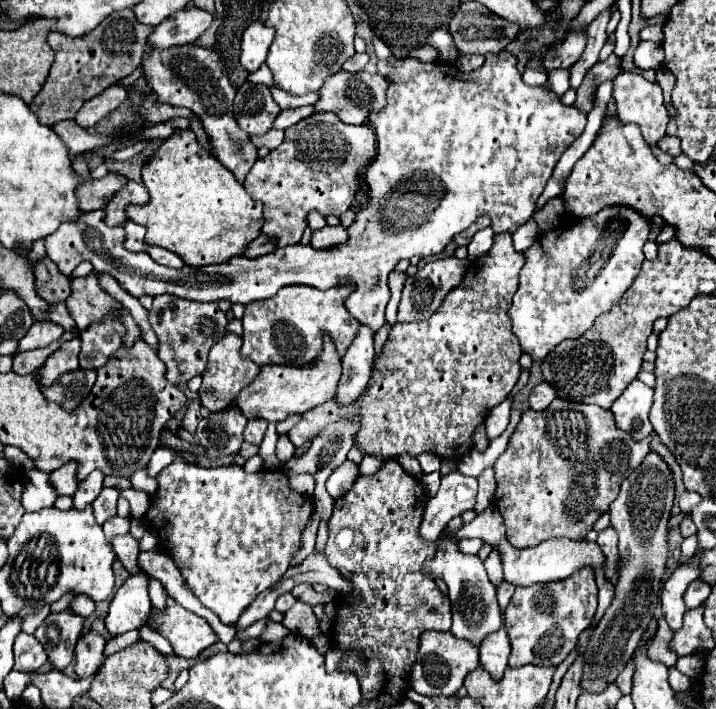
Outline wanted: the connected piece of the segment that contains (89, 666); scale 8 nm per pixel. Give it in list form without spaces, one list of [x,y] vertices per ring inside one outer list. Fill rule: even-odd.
[[[97,632],[83,634],[75,648],[75,674],[77,678],[91,678],[103,664],[105,638]]]

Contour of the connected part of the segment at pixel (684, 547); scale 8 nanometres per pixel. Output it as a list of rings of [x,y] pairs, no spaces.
[[[697,533],[683,540],[683,543],[681,545],[681,557],[678,561],[678,565],[685,564],[685,562],[689,561],[689,559],[694,555],[697,549],[697,543],[698,543]]]

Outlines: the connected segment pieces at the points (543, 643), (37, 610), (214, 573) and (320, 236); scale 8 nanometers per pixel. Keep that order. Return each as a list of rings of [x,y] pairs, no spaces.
[[[585,570],[577,572],[569,580],[553,584],[537,584],[529,588],[517,588],[509,606],[505,608],[505,622],[509,622],[511,656],[509,666],[541,664],[557,666],[577,644],[577,636],[591,624],[597,610],[597,584],[595,574]]]
[[[45,604],[45,606],[29,606],[27,610],[21,610],[19,616],[23,616],[23,630],[27,634],[33,634],[35,628],[51,614],[51,608]]]
[[[177,454],[177,458],[157,474],[157,490],[143,522],[145,530],[157,538],[157,548],[177,564],[185,584],[199,602],[213,610],[223,624],[235,624],[257,594],[271,588],[285,574],[291,558],[301,548],[301,532],[305,530],[311,512],[313,502],[291,490],[289,478],[283,470],[247,474],[243,466],[237,464],[207,468]]]
[[[325,226],[321,230],[315,230],[311,236],[313,248],[331,248],[347,240],[347,230],[343,226]]]

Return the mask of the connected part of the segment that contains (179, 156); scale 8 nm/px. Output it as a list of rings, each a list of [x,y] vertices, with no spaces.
[[[175,130],[163,140],[143,164],[141,180],[151,200],[143,206],[129,204],[127,218],[147,228],[145,244],[179,254],[187,266],[221,264],[241,254],[245,244],[259,236],[263,206],[243,190],[217,158],[197,144],[193,130]]]

